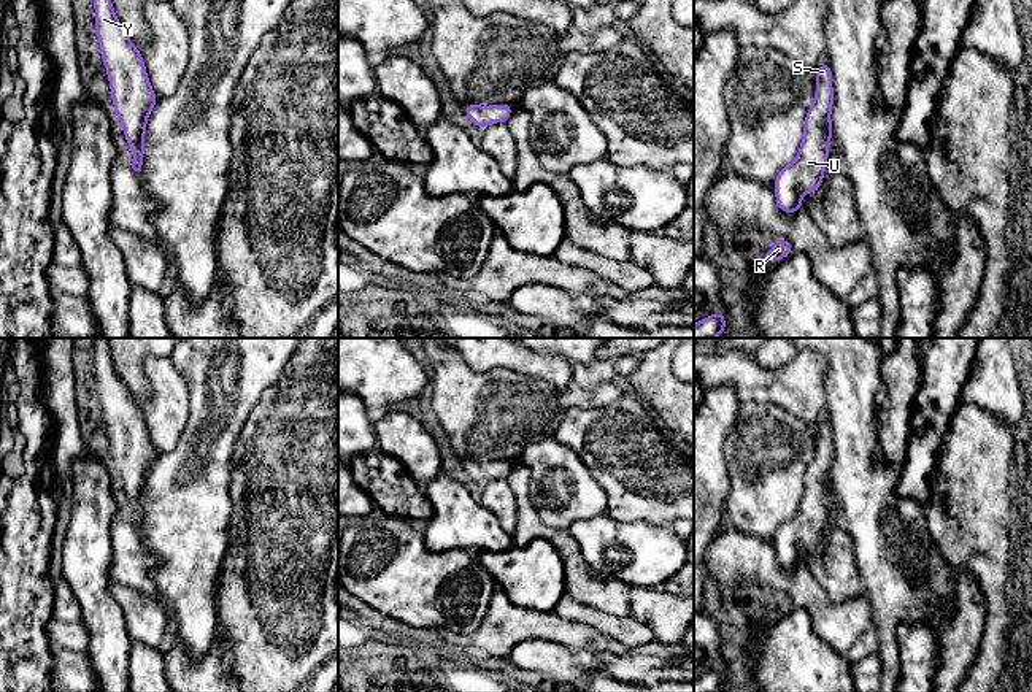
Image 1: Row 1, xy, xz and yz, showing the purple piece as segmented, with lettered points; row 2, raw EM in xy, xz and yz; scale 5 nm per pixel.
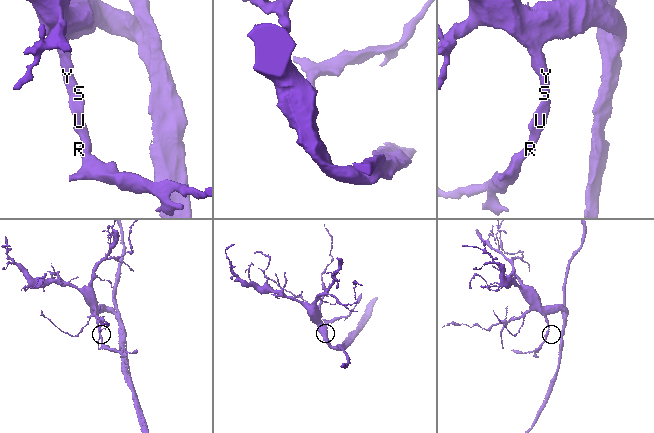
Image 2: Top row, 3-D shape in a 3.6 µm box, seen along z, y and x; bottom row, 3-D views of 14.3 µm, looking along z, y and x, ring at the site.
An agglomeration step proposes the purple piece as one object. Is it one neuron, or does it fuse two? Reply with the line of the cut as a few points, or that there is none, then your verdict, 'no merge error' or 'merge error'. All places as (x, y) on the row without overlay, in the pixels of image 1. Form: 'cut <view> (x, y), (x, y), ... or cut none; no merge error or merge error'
cut none; no merge error

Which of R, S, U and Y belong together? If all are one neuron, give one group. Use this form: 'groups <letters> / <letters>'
groups R S U Y

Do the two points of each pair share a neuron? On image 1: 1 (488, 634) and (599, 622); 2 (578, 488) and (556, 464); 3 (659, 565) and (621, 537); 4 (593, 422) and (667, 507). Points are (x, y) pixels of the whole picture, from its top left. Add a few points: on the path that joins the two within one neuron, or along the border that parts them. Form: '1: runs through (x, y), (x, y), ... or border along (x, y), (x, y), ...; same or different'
1: border along (553, 610), (567, 619), (594, 626), (621, 642); different
2: runs through (572, 481), (561, 470); same
3: runs through (650, 556), (639, 554), (631, 546); same
4: runs through (613, 443), (656, 486); same

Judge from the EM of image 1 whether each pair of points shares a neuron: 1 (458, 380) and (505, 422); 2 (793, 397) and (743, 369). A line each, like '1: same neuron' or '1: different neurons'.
1: same neuron
2: same neuron

